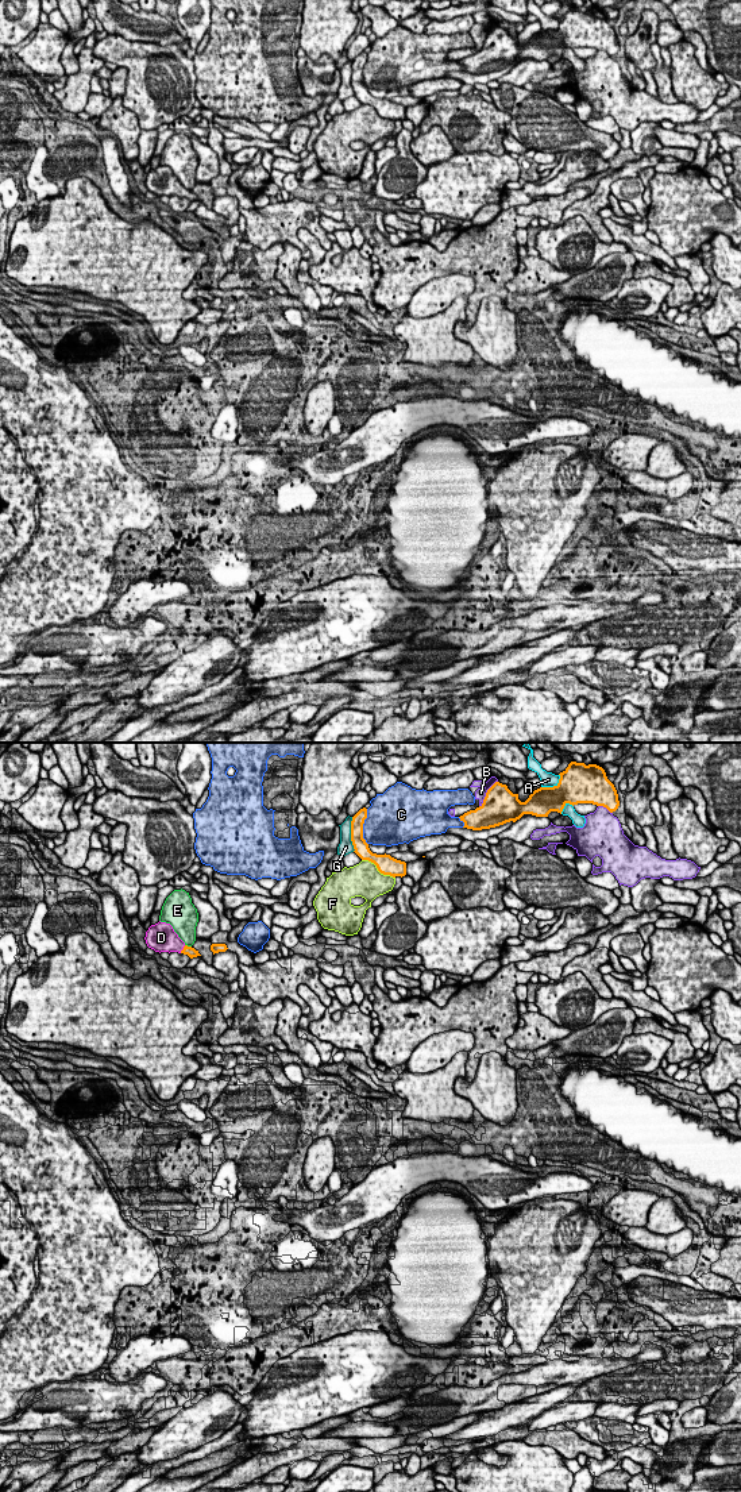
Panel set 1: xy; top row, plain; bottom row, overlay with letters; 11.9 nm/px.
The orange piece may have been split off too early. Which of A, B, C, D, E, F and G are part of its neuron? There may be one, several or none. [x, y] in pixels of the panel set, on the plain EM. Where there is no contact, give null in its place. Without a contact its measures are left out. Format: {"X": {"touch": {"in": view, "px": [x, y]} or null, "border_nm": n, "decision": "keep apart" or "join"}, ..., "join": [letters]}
{"A": {"touch": {"in": "xy", "px": [554, 30]}, "border_nm": 280, "decision": "keep apart"}, "B": {"touch": {"in": "xy", "px": [486, 38]}, "border_nm": 380, "decision": "keep apart"}, "C": {"touch": {"in": "xy", "px": [362, 70]}, "border_nm": 440, "decision": "keep apart"}, "D": {"touch": {"in": "xy", "px": [182, 193]}, "border_nm": 120, "decision": "join"}, "E": {"touch": {"in": "xy", "px": [186, 189]}, "border_nm": 90, "decision": "keep apart"}, "F": {"touch": {"in": "xy", "px": [378, 114]}, "border_nm": 460, "decision": "keep apart"}, "G": {"touch": {"in": "xy", "px": [351, 78]}, "border_nm": 420, "decision": "keep apart"}, "join": ["D"]}

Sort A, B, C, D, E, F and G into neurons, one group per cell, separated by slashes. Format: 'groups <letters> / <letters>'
groups A / B / C / D / E / F / G

